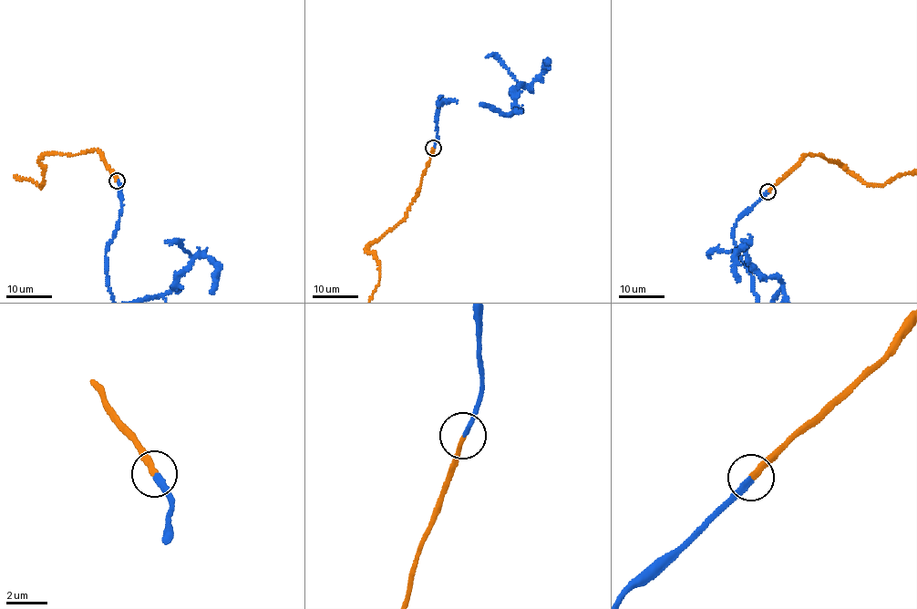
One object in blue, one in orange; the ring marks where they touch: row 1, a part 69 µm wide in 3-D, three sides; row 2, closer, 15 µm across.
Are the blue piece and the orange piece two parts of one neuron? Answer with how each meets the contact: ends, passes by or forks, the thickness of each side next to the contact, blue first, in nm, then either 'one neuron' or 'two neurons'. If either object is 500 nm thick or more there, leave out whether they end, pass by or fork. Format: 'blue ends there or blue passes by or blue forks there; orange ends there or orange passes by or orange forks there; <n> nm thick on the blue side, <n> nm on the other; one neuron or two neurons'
blue ends there; orange ends there; 240 nm thick on the blue side, 260 nm on the other; one neuron

